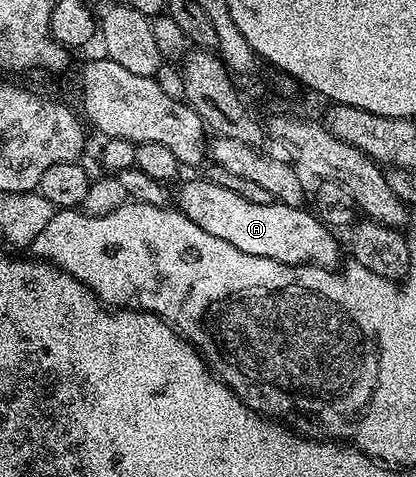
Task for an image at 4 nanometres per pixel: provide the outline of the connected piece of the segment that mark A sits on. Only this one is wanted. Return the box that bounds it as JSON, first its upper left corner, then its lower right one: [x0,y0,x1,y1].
[174,178,340,269]

